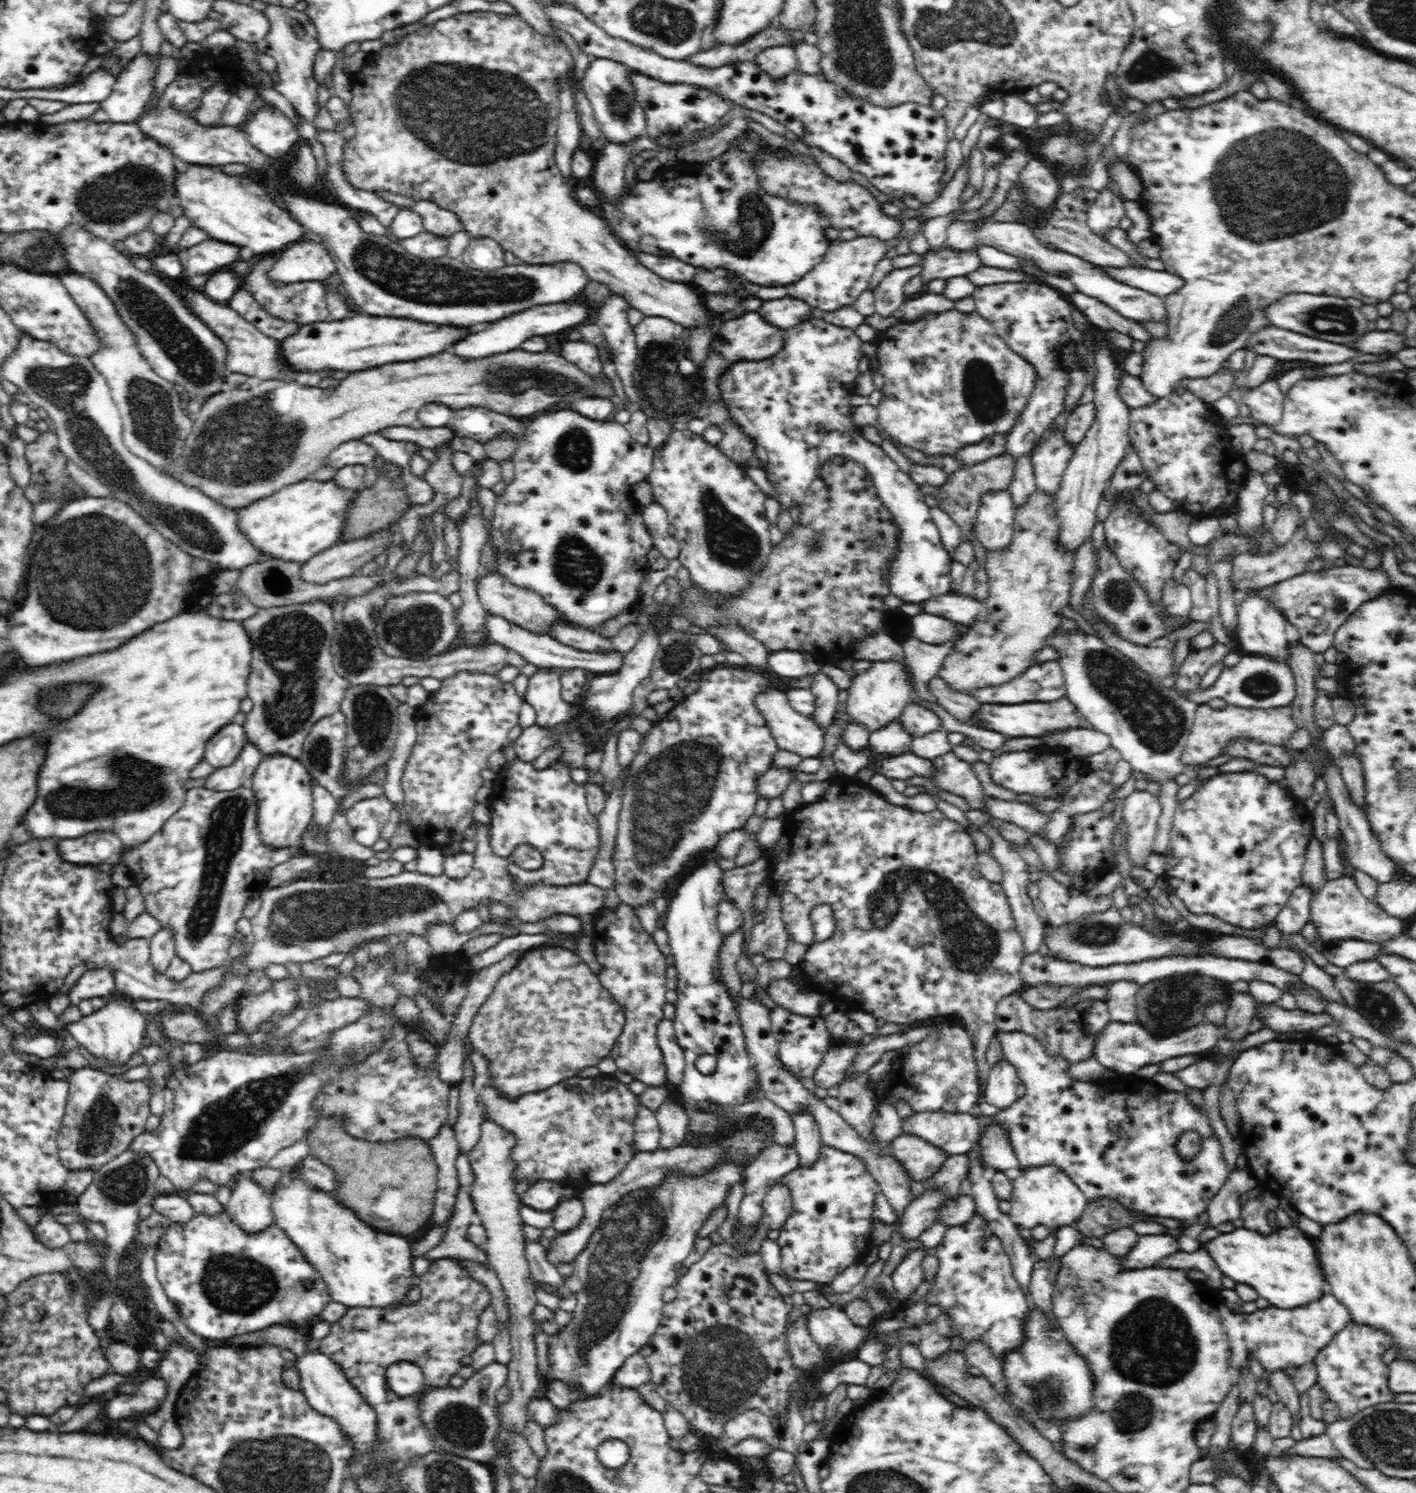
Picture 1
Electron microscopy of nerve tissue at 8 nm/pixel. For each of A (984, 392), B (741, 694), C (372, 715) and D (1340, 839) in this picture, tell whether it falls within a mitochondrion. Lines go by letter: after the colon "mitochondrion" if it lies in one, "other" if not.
A: mitochondrion
B: other
C: mitochondrion
D: other

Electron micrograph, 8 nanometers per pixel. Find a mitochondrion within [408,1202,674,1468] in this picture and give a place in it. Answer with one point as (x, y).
(462, 1426)

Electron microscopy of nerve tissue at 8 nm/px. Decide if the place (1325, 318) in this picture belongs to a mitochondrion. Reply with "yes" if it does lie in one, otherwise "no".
yes

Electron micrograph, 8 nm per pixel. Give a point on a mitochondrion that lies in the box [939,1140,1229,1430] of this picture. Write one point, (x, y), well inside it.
(1045, 1390)

